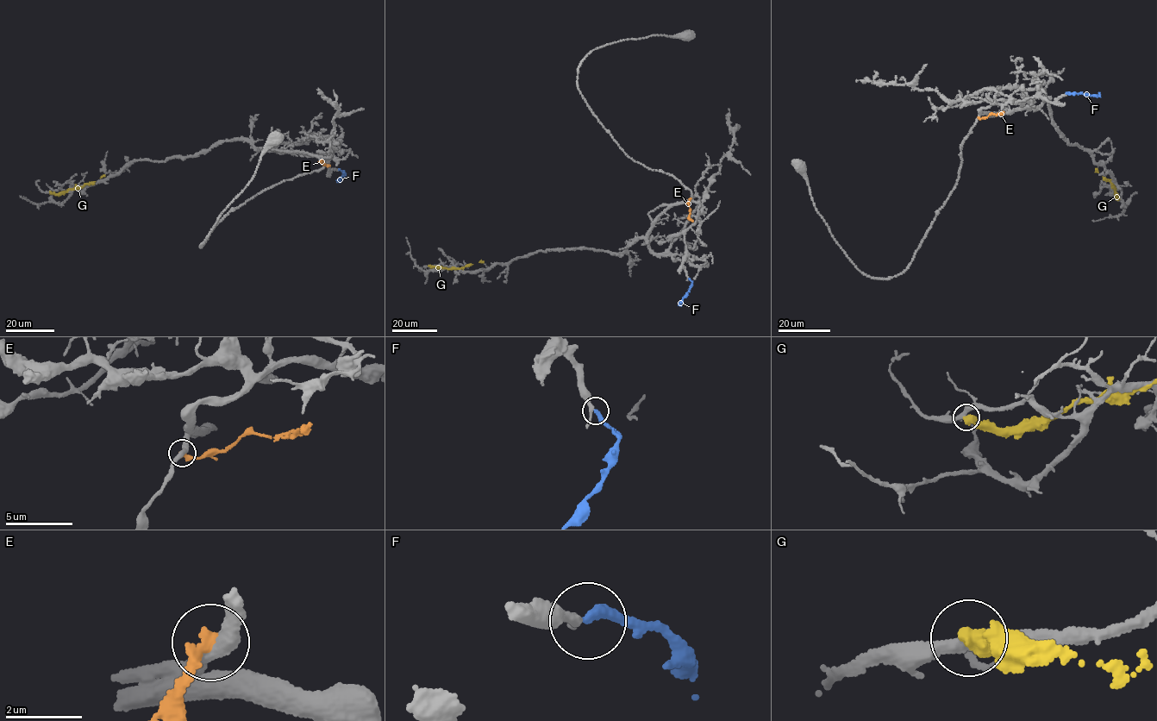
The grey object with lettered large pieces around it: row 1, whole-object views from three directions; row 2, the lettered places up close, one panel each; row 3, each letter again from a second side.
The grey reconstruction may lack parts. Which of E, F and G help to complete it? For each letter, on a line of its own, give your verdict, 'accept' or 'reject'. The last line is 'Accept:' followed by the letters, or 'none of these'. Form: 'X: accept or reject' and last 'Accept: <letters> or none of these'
E: reject
F: accept
G: reject
Accept: F

